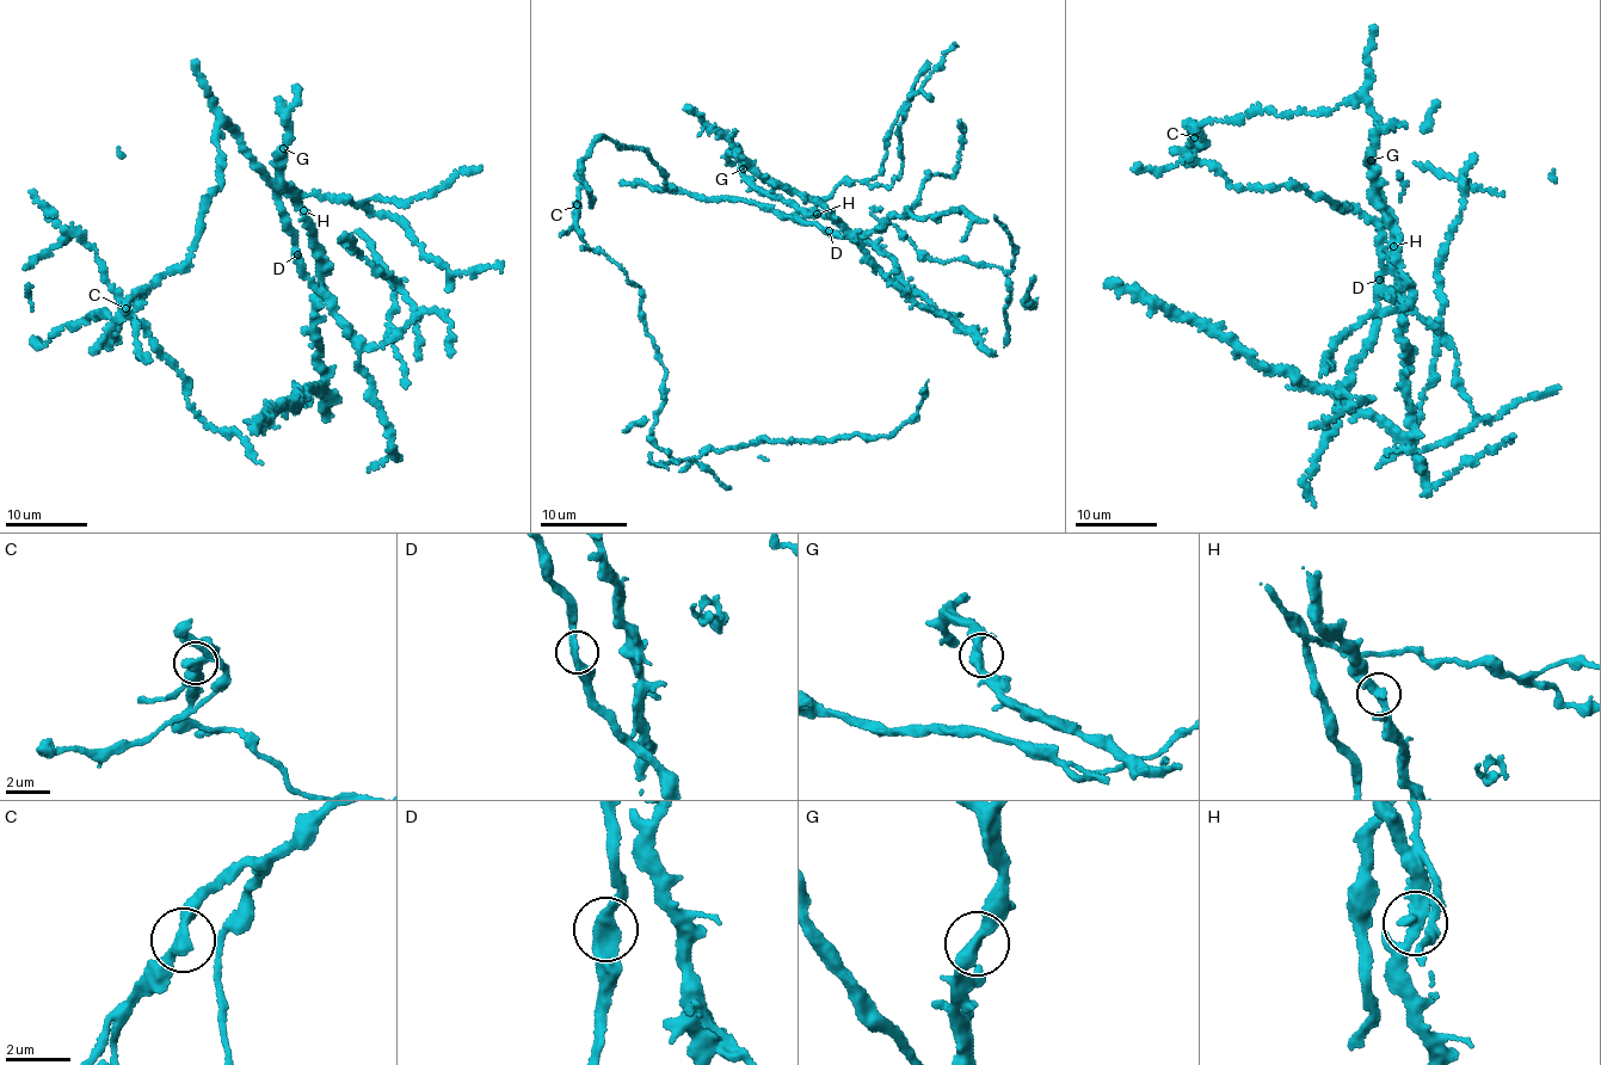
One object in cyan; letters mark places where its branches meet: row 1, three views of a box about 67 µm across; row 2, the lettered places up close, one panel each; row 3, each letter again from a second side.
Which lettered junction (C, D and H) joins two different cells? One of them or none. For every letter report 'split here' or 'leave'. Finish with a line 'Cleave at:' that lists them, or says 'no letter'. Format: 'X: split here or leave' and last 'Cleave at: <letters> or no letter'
C: leave
D: leave
H: leave
Cleave at: no letter

